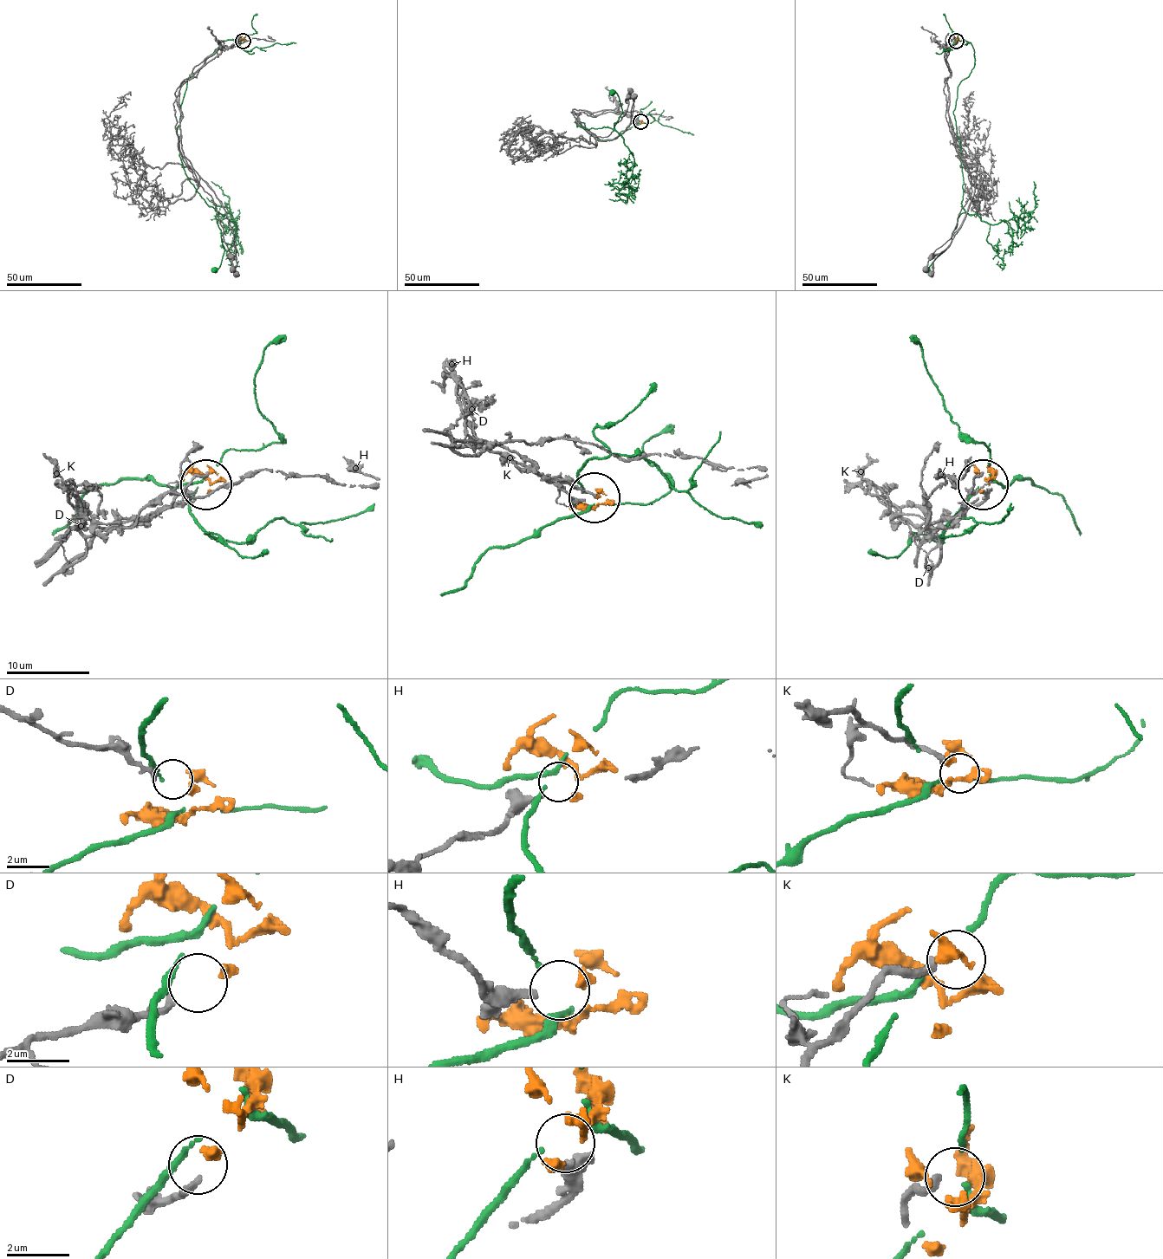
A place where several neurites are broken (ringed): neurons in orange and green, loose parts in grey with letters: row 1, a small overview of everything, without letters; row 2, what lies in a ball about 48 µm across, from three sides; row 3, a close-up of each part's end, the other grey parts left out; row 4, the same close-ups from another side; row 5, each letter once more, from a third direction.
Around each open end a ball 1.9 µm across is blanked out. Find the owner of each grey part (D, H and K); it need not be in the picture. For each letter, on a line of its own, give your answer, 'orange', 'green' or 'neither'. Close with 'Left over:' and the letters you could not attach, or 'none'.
D: orange
H: neither
K: neither
Left over: H, K

